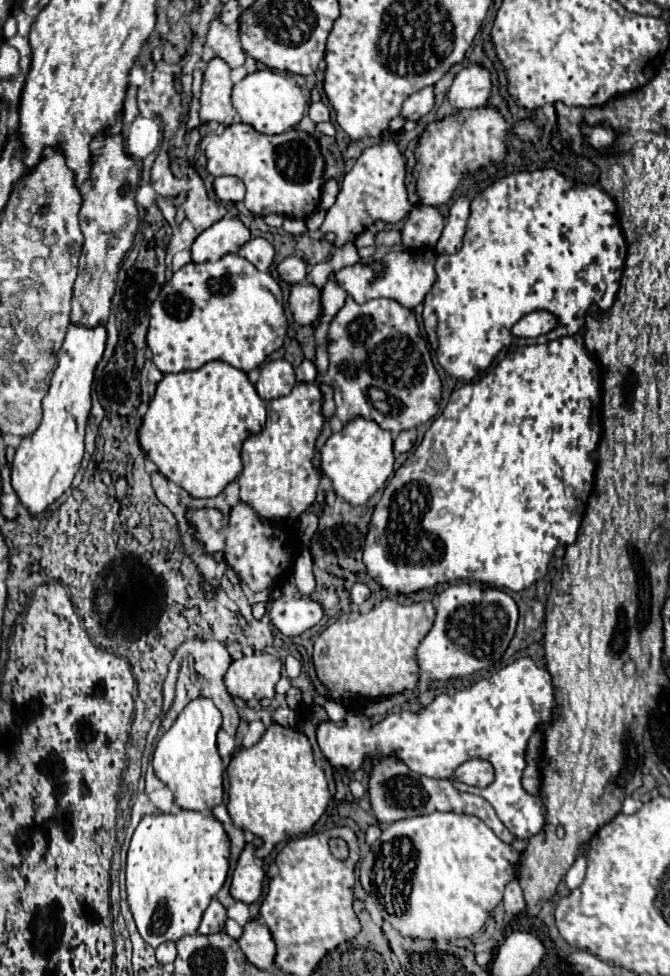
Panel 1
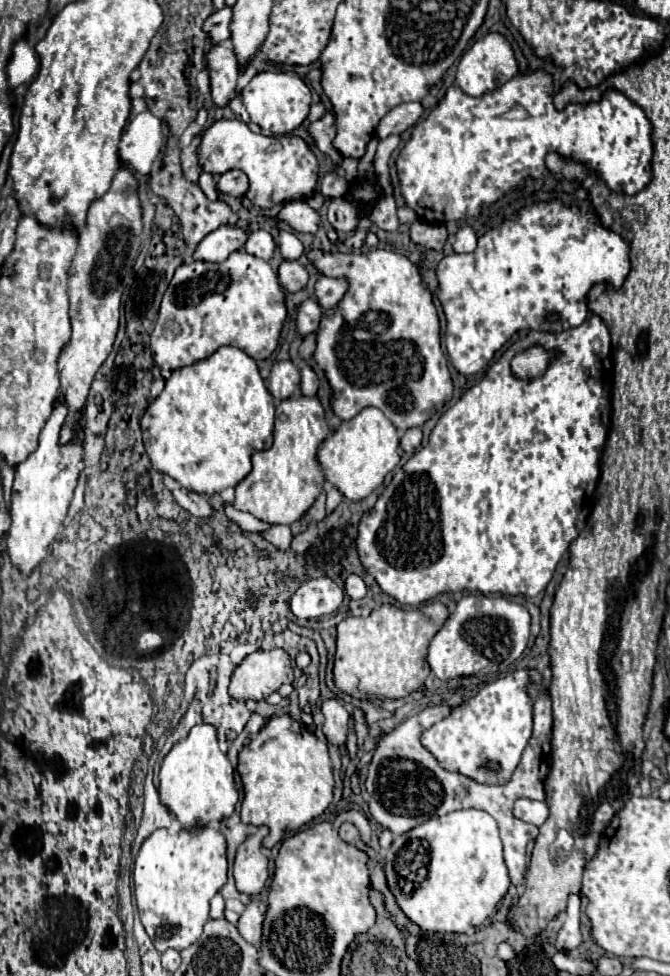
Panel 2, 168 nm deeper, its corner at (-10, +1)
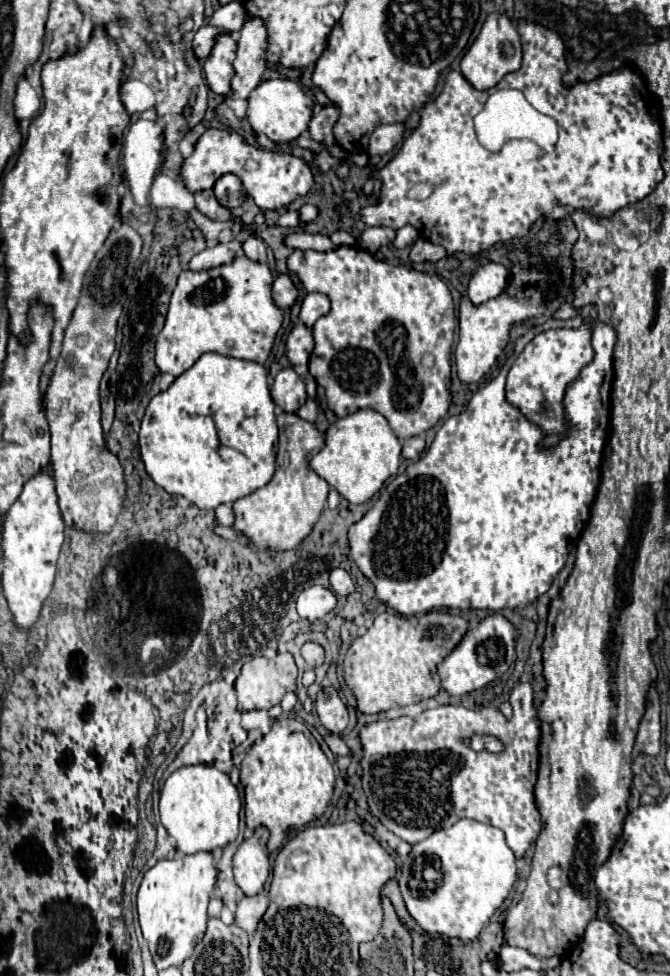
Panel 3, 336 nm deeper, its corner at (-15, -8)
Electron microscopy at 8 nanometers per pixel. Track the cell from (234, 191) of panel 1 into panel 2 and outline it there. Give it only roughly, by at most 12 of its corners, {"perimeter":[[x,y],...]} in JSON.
{"perimeter":[[229,170],[219,178],[217,190],[243,198],[249,178],[241,170]]}

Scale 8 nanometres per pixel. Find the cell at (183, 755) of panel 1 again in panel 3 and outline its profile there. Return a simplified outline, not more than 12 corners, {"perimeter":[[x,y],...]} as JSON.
{"perimeter":[[214,765],[164,783],[160,821],[184,855],[238,837],[240,793]]}

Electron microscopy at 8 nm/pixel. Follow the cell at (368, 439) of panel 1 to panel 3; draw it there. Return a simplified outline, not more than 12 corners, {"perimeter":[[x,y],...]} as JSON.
{"perimeter":[[362,409],[328,427],[310,467],[350,503],[398,473],[400,441]]}

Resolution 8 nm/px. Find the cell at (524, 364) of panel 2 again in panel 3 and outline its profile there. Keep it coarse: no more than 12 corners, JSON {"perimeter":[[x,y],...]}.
{"perimeter":[[590,317],[536,335],[508,371],[506,399],[566,437],[564,389],[594,359]]}

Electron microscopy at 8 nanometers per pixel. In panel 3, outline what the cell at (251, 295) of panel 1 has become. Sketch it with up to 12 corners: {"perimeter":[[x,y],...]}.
{"perimeter":[[268,265],[182,271],[156,365],[264,363],[284,319]]}

